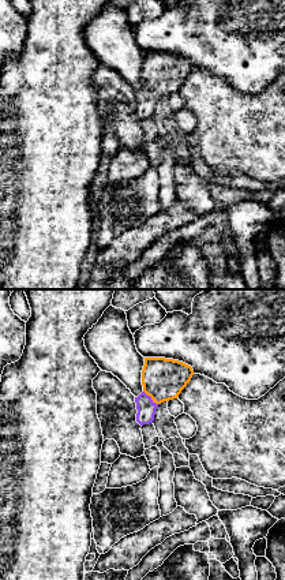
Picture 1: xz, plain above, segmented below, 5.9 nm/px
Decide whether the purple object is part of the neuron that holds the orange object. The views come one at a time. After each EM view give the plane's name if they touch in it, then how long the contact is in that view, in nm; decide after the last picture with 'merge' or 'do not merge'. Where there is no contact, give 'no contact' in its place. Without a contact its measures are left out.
meets orange in xz; contact 120 nm long

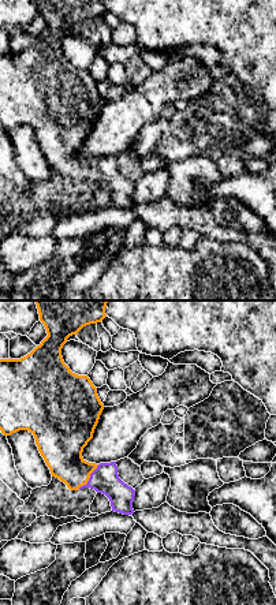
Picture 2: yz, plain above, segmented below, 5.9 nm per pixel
meets orange in yz; contact 200 nm long

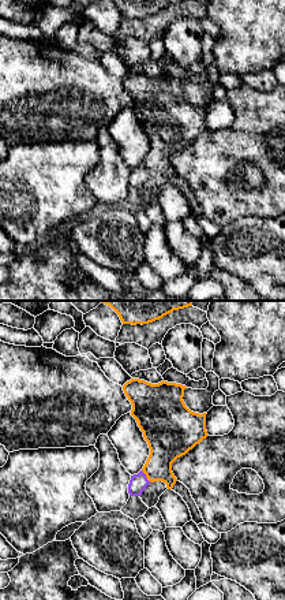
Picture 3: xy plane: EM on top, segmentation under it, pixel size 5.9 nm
meets orange in xy; contact 90 nm long

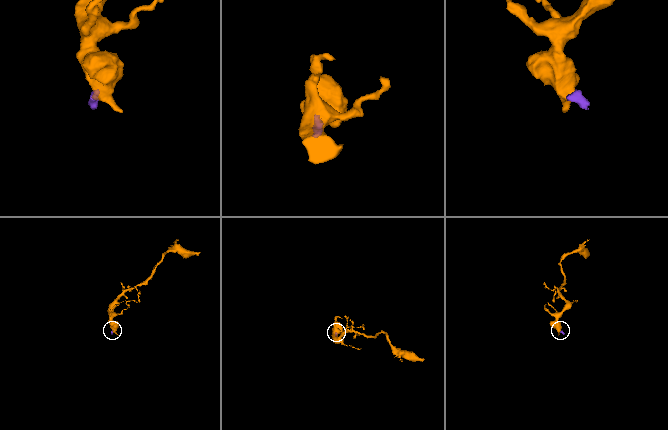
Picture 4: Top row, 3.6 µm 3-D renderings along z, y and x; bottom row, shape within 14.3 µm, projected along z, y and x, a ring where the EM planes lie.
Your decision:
merge

